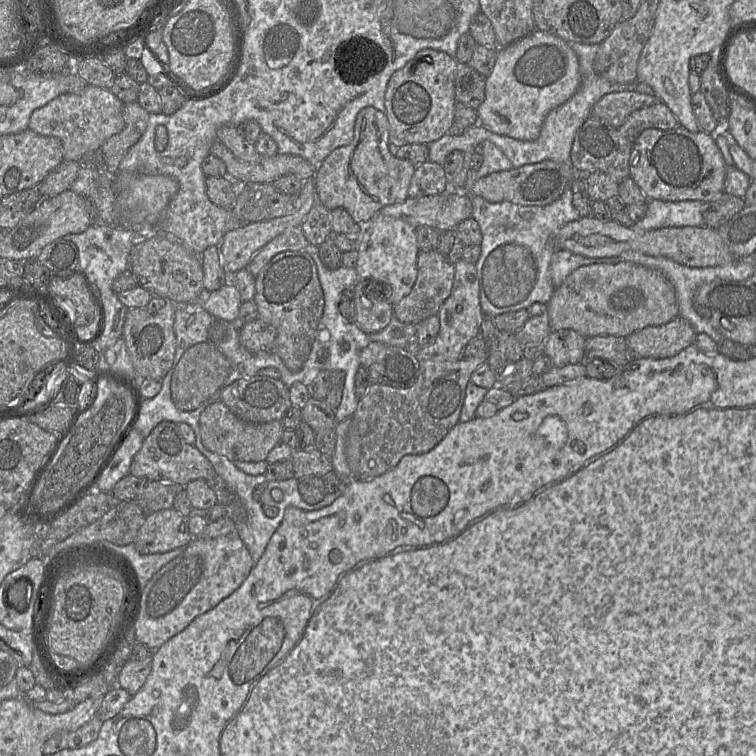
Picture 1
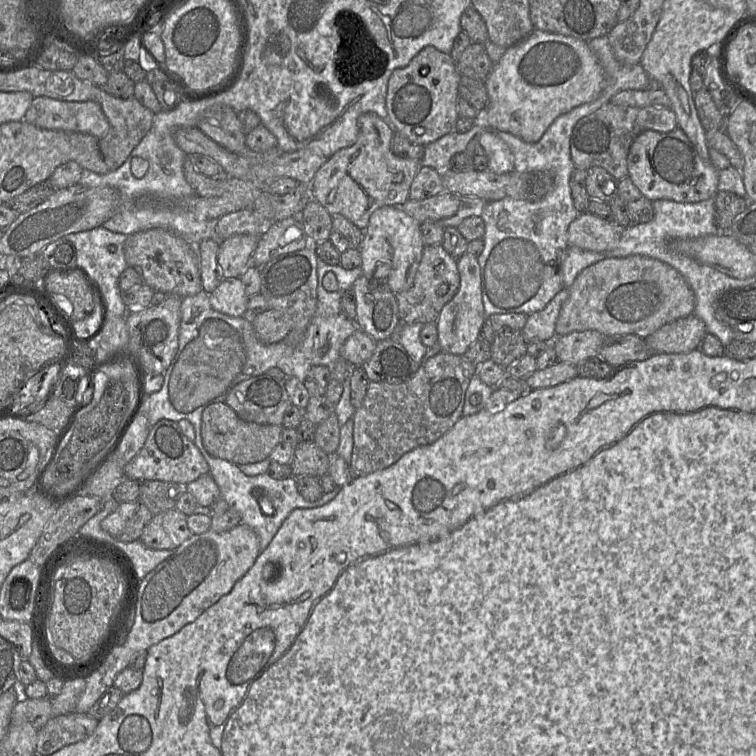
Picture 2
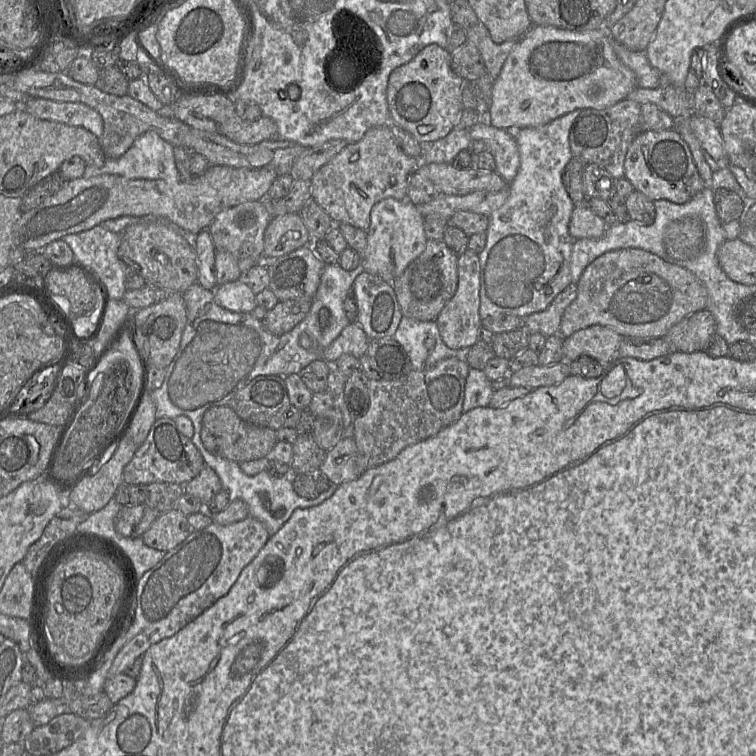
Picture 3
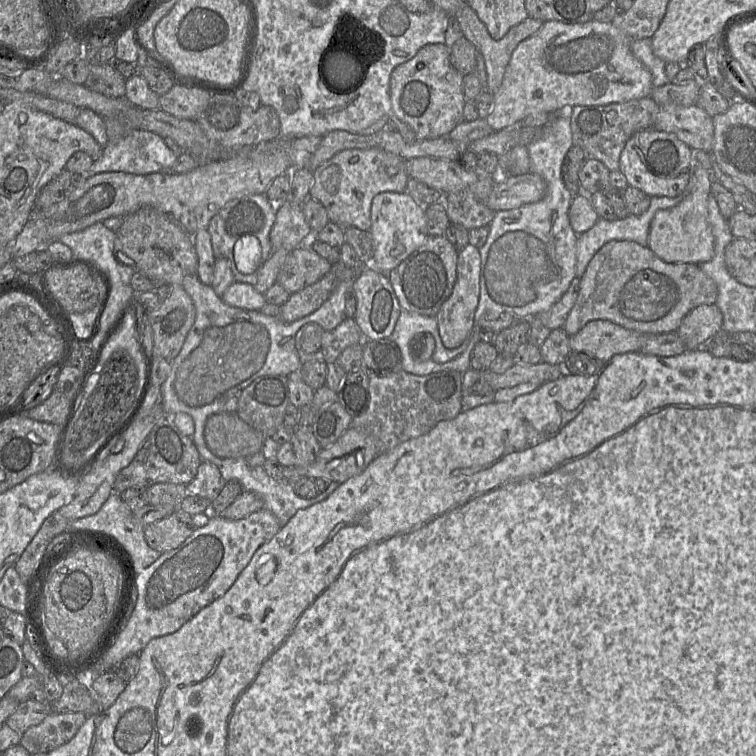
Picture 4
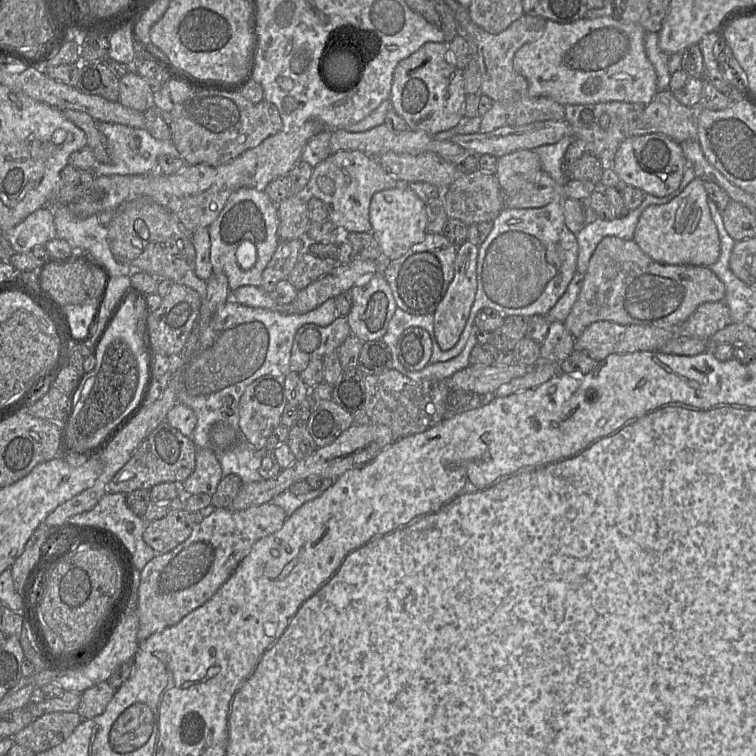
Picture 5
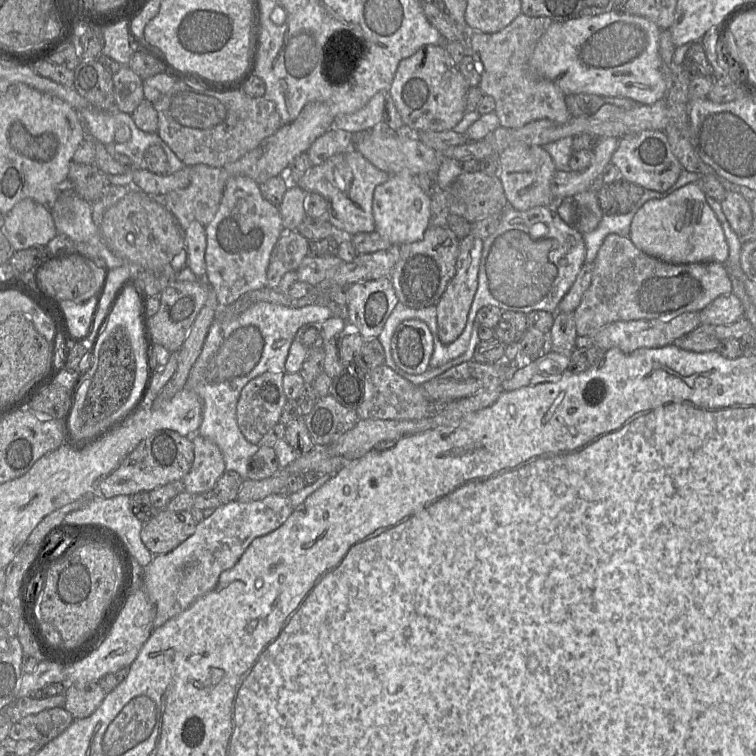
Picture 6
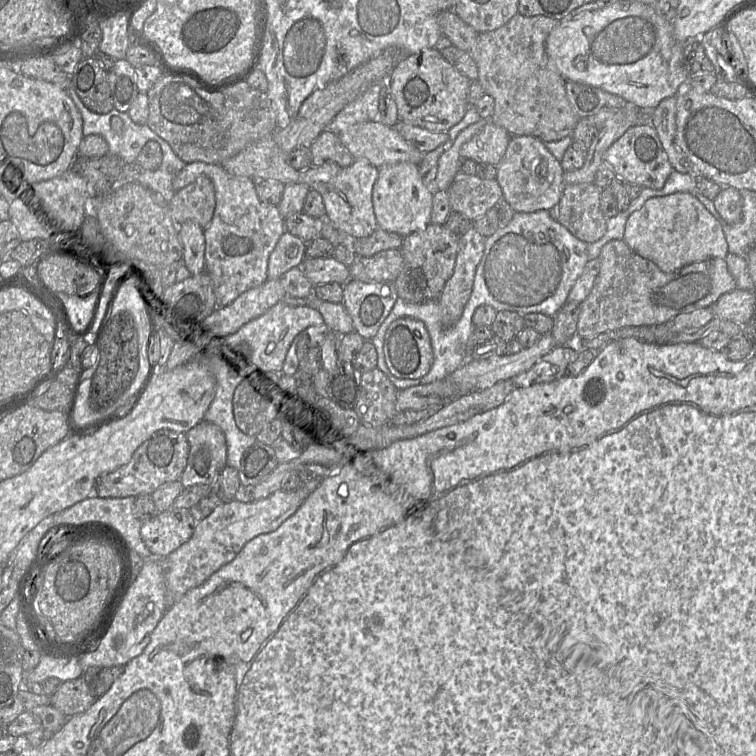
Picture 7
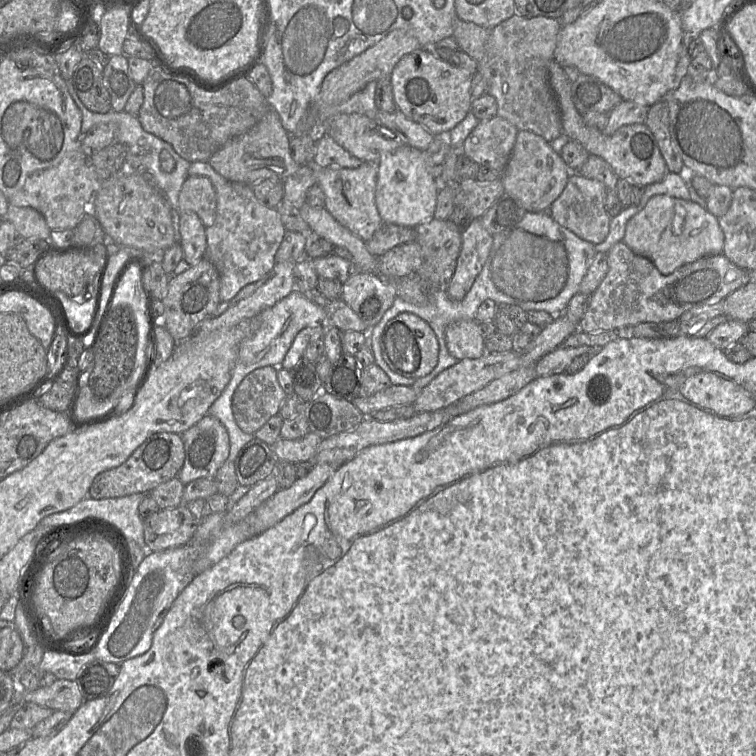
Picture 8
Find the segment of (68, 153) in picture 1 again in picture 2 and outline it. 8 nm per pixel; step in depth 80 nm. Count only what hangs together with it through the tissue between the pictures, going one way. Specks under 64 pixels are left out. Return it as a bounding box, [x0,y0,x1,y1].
[24,96,109,139]

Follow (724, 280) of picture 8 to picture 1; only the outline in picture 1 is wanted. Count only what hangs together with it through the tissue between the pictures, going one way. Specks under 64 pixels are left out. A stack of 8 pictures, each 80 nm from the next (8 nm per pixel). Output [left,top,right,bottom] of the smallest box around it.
[547,262,679,338]

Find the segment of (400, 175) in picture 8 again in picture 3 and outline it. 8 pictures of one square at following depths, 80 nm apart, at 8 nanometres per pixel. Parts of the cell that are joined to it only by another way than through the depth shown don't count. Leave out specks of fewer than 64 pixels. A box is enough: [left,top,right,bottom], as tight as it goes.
[361,199,427,284]

